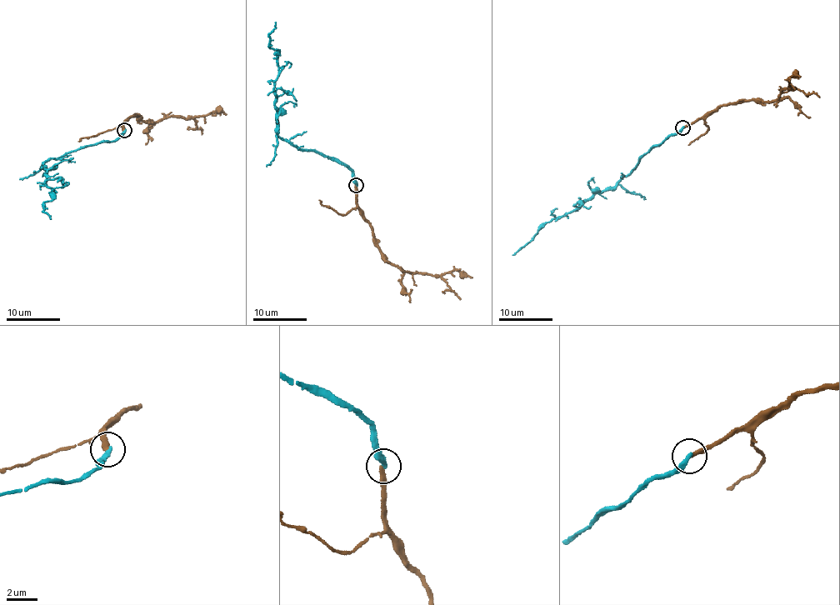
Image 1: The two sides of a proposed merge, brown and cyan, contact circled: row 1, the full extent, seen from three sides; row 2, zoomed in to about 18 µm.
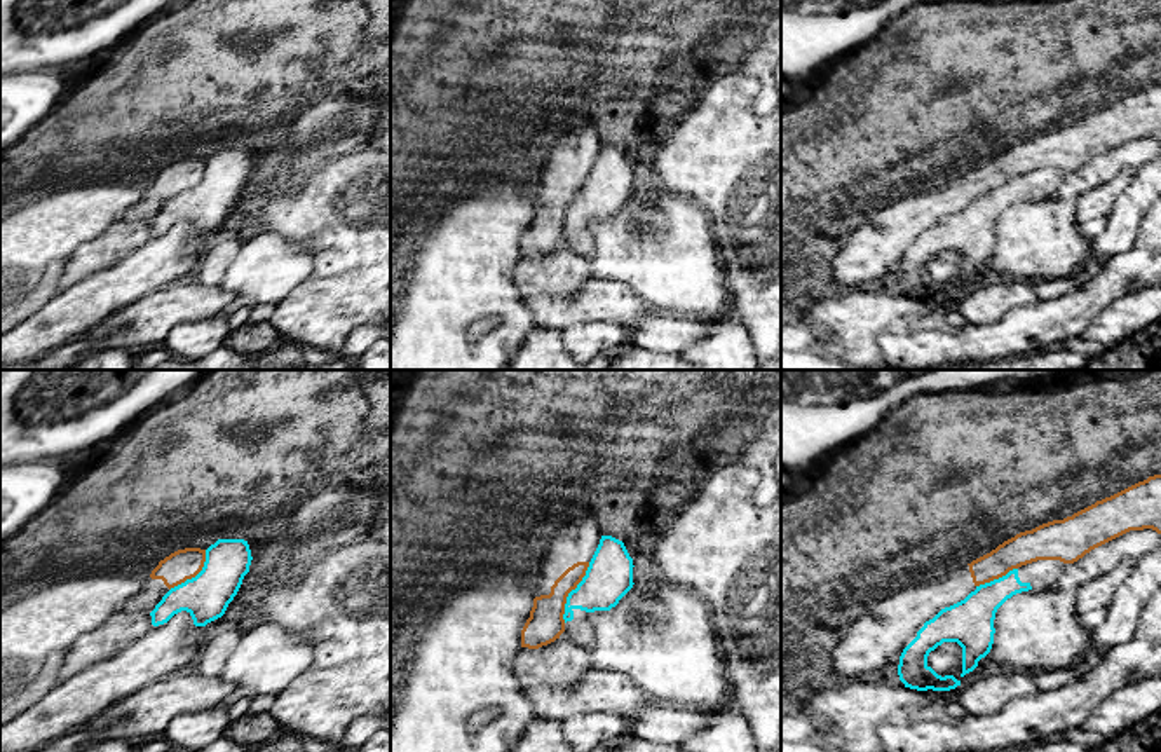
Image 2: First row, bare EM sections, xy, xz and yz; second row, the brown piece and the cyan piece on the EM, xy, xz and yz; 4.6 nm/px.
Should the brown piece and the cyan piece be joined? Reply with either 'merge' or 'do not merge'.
do not merge

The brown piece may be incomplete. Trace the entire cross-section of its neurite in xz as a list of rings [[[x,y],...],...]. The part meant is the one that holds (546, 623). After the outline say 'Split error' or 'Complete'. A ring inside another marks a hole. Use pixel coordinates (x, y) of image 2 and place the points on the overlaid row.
[[[594,513],[570,515],[551,536],[533,607],[521,630],[521,647],[539,649],[560,639],[565,632],[565,604],[572,590],[586,576],[601,534]]]. Split error

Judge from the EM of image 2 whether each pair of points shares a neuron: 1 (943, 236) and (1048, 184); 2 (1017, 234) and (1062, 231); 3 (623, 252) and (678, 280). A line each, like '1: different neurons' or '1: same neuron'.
1: same neuron
2: same neuron
3: same neuron

